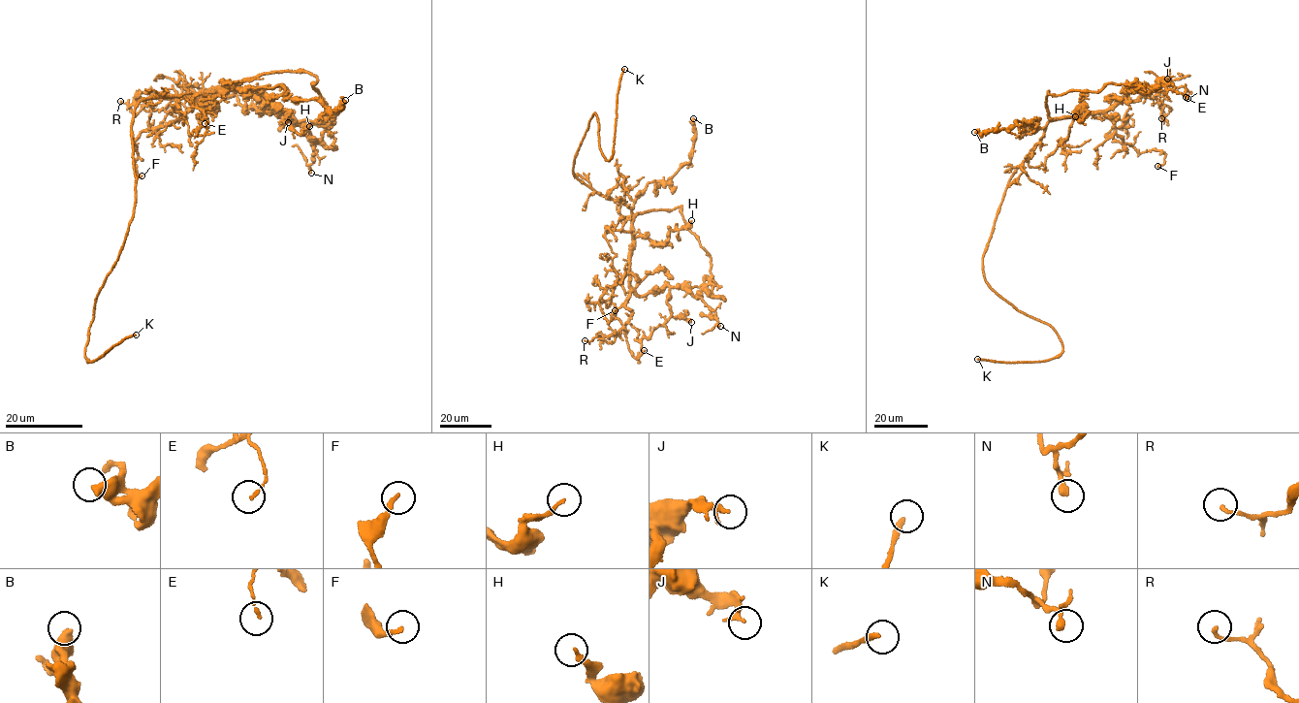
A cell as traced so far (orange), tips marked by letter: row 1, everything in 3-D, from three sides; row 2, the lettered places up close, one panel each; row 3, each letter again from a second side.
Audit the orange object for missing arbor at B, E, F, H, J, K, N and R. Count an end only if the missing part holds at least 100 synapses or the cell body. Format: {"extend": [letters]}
{"extend": ["K"]}

